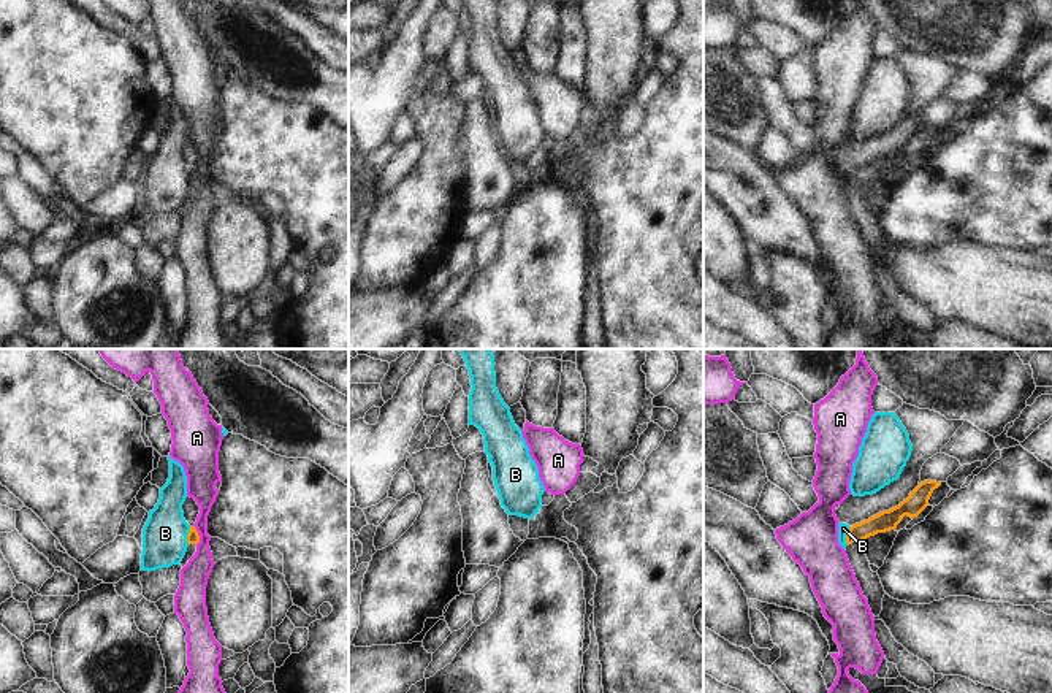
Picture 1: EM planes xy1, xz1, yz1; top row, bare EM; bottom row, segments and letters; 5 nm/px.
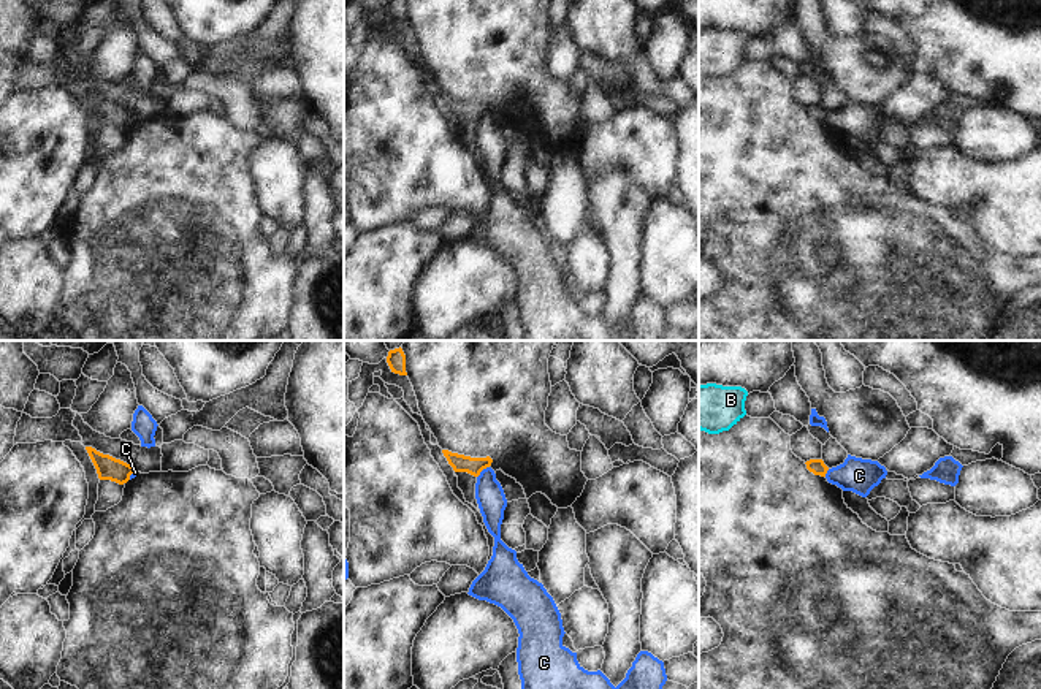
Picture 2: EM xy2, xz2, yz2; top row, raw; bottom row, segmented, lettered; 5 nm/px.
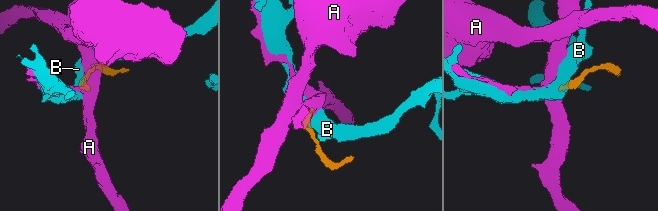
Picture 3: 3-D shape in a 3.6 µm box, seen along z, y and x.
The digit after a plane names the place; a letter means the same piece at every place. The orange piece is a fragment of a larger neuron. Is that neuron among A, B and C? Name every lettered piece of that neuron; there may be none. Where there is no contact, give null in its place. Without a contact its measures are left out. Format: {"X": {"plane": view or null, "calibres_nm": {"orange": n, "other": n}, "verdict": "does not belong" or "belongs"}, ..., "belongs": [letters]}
{"A": {"plane": "xy1", "calibres_nm": {"orange": 60, "other": 140}, "verdict": "does not belong"}, "B": {"plane": "xy1", "calibres_nm": {"orange": 60, "other": 220}, "verdict": "does not belong"}, "C": {"plane": "xz2", "calibres_nm": {"orange": 90, "other": 150}, "verdict": "does not belong"}, "belongs": []}

